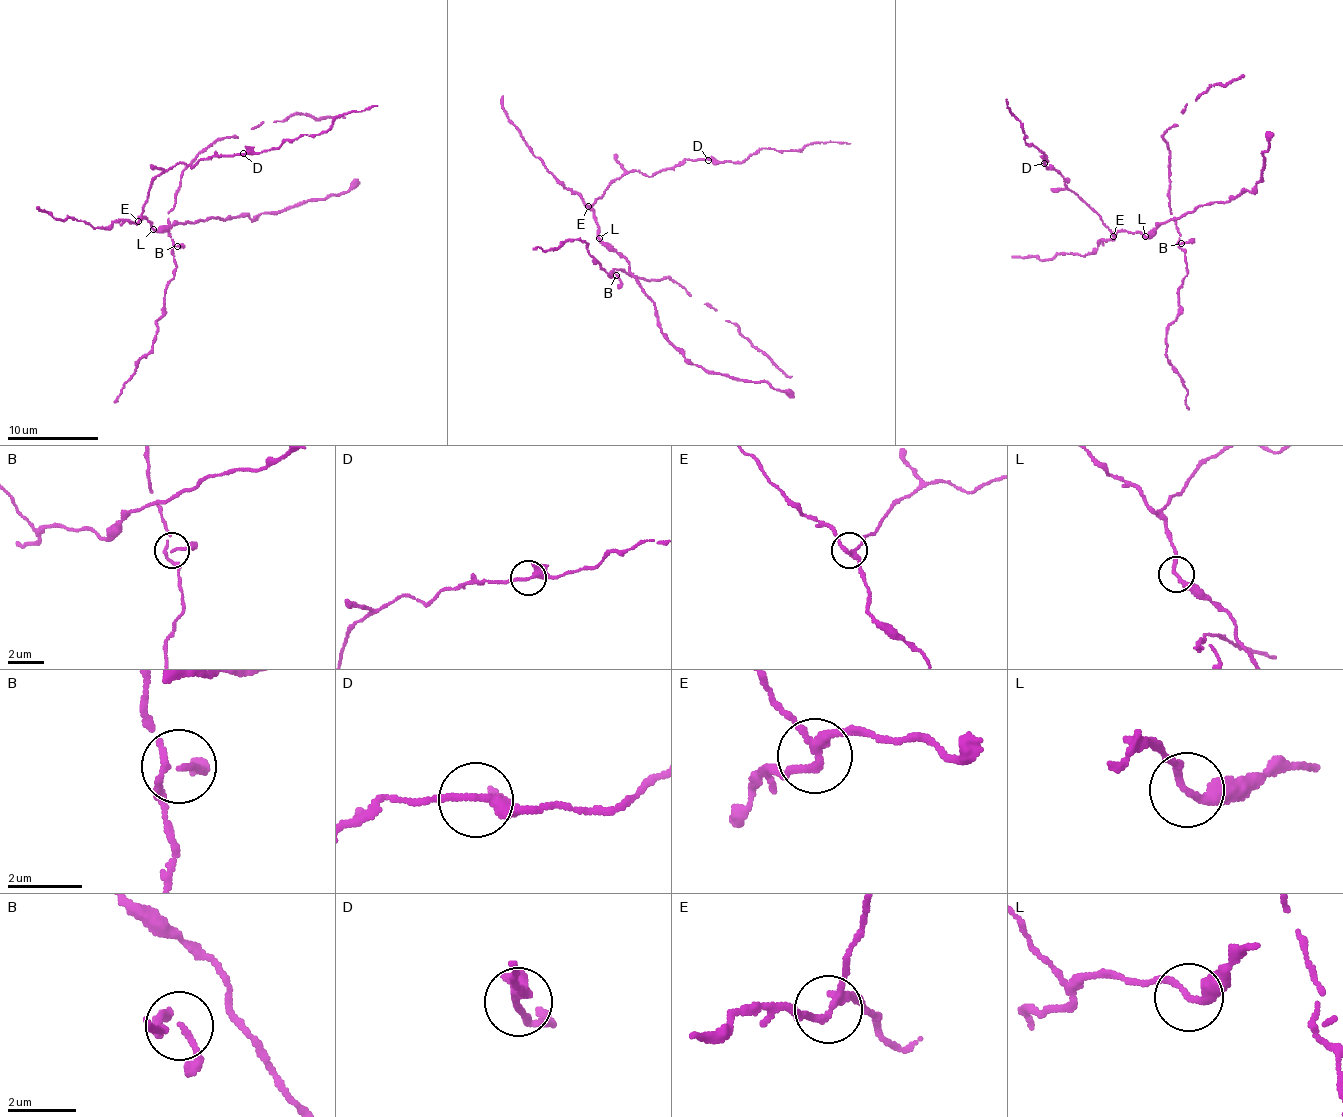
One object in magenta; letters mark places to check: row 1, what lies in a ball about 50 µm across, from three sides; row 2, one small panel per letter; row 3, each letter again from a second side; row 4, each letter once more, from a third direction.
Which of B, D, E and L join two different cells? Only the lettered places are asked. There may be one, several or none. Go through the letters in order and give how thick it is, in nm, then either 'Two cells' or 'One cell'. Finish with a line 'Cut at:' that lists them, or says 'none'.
B: Thickness 120 nm. One cell
D: Thickness 240 nm. One cell
E: Thickness 200 nm. One cell
L: Thickness 220 nm. One cell
Cut at: none

